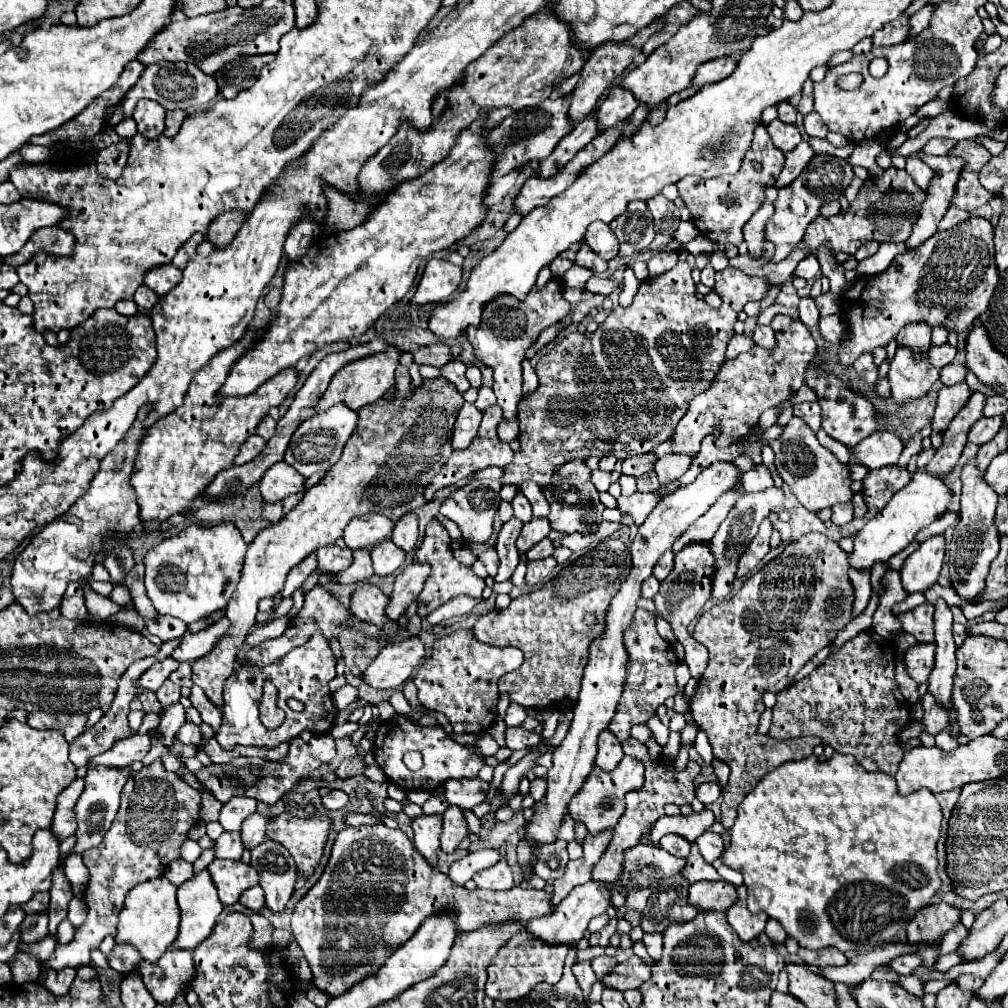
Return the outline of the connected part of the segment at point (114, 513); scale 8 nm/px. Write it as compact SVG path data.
M144 405L138 411L130 431L126 431L122 441L100 461L100 471L92 479L86 495L82 495L64 515L48 523L36 537L32 537L32 541L16 557L12 571L12 593L16 603L20 603L30 617L56 609L68 581L90 577L96 555L104 549L102 541L106 539L104 533L108 529L116 531L118 537L124 537L138 525L138 503L130 485L130 475L134 471L140 441L144 437L144 419L148 417L150 409L154 409L154 405Z

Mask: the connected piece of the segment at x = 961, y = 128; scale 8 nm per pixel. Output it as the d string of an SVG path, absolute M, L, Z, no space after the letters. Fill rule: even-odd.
M946 111L942 115L932 117L932 123L914 139L908 139L904 145L900 145L898 149L886 149L890 155L892 153L900 153L904 157L908 157L914 151L920 151L932 137L950 137L950 139L968 139L974 137L978 133L984 133L984 127L980 127L978 123L974 125L968 119L960 119L954 111Z

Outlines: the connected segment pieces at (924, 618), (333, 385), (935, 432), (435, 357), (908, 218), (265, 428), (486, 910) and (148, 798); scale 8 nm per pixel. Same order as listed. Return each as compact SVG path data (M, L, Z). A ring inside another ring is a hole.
M924 603L912 611L906 611L894 617L902 623L903 632L914 635L917 642L932 643L935 638L934 629L932 629L932 615L934 615L934 605Z
M390 345L390 349L376 353L374 357L362 357L362 361L352 361L350 365L344 365L330 381L326 393L322 395L320 403L316 405L316 411L326 411L336 403L346 403L350 409L358 411L360 407L378 401L390 387L394 387L394 371L400 365L400 355L404 351L398 345Z
M966 383L962 385L954 385L954 387L942 387L940 395L938 395L938 405L932 417L932 445L934 449L940 449L942 445L942 435L948 429L950 421L954 419L954 415L962 409L962 405L968 401L970 397L970 389Z
M430 345L430 347L420 347L420 349L414 349L412 351L414 355L414 361L420 365L420 363L426 363L426 365L434 365L434 367L442 367L444 363L448 363L452 359L450 355L450 349L446 345Z
M894 167L886 169L882 177L870 177L864 181L858 197L854 203L850 203L850 209L846 215L836 215L832 219L822 219L818 217L816 221L810 223L806 237L802 239L800 247L792 251L784 261L780 263L768 263L764 267L764 275L770 285L780 285L784 283L790 273L796 269L798 261L804 259L806 255L816 253L816 247L822 245L824 241L830 241L832 253L856 253L860 243L866 241L878 241L878 243L888 243L888 241L906 241L912 233L914 223L918 221L918 213L922 207L926 193L912 181L912 177L906 171L898 171Z
M266 415L266 417L262 419L262 423L258 425L256 433L268 442L276 433L276 424L276 419L272 419L272 415Z
M384 823L376 825L360 825L360 827L346 827L342 829L332 845L332 853L328 859L328 865L324 867L322 877L316 881L316 885L296 903L292 913L292 935L300 949L304 951L304 957L314 973L312 983L326 991L330 997L338 997L354 985L354 981L360 981L366 977L366 973L374 973L390 953L406 943L418 929L418 925L424 921L424 917L452 909L458 913L458 931L472 931L478 929L482 923L494 921L502 923L508 919L518 919L526 923L532 917L542 917L552 911L550 907L550 893L536 891L536 889L520 889L514 887L510 891L484 891L474 889L468 891L466 887L454 885L444 873L430 867L428 861L414 849L412 841L406 837L400 829L388 829ZM326 961L376 961L370 965L346 965L344 969L334 971L326 965Z
M154 761L130 775L124 789L120 809L112 827L106 831L104 841L82 853L86 867L90 869L90 881L84 891L88 905L88 919L76 929L74 939L68 945L56 943L54 953L42 965L46 969L80 967L90 963L90 955L106 935L116 933L118 913L122 911L126 893L148 879L160 877L168 863L180 857L180 843L186 839L190 827L198 821L202 805L202 791L190 787L178 773L168 773L162 761Z

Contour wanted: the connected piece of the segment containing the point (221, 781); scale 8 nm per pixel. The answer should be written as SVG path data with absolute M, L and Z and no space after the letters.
M326 733L326 737L312 737L308 743L304 743L300 737L294 737L294 741L290 741L286 757L280 761L266 761L258 757L238 757L226 765L202 767L196 777L214 793L214 797L220 803L226 803L232 795L244 795L244 797L252 797L256 801L272 805L280 801L288 791L292 791L292 787L298 781L306 779L320 765L330 763L334 755L336 755L336 745L330 733Z

